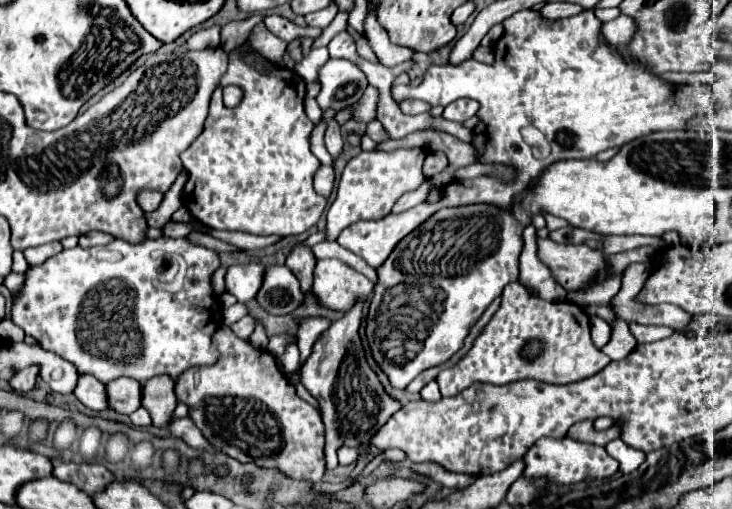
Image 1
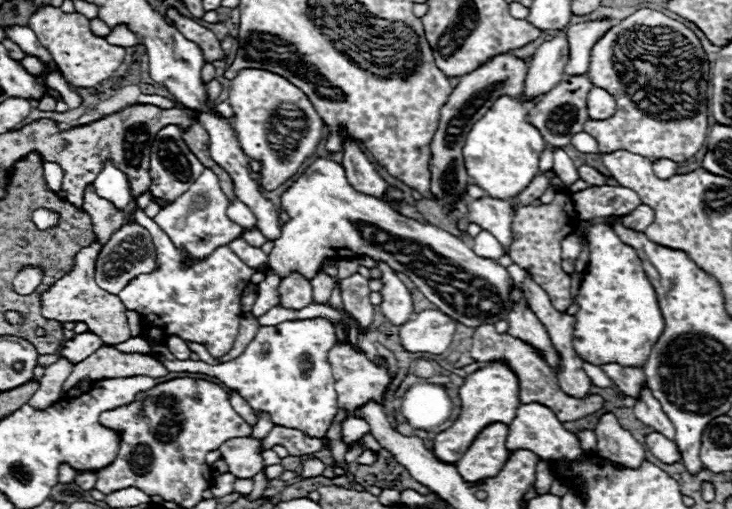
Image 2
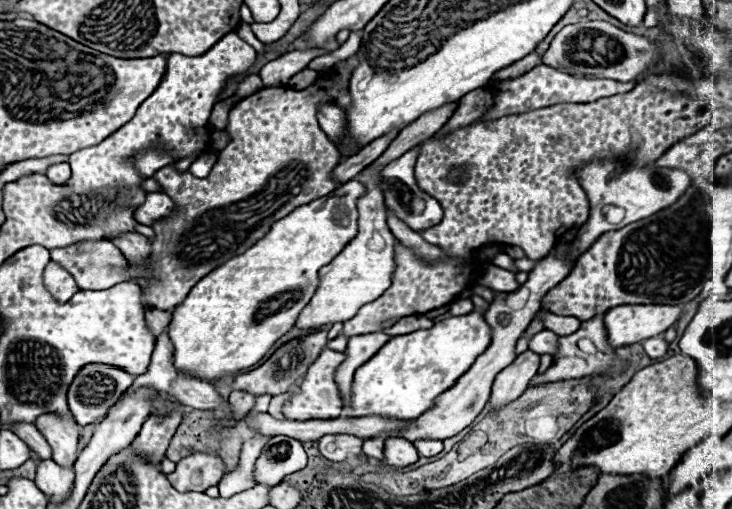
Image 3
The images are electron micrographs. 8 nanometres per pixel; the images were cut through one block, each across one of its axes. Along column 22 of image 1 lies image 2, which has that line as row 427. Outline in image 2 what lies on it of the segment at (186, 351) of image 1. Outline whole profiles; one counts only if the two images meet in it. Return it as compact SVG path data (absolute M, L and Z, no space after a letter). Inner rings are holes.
M312 318L312 320L288 320L278 326L260 326L256 332L256 338L246 346L246 350L224 364L206 364L206 362L192 362L192 360L176 360L166 346L150 346L150 354L158 356L170 372L200 372L208 376L216 376L224 386L236 388L244 400L252 406L254 412L266 412L270 414L270 420L274 426L294 428L304 432L310 438L324 438L328 428L334 422L334 416L338 412L338 394L334 390L334 378L332 378L332 366L328 364L328 352L336 344L336 332L330 320L326 318Z

